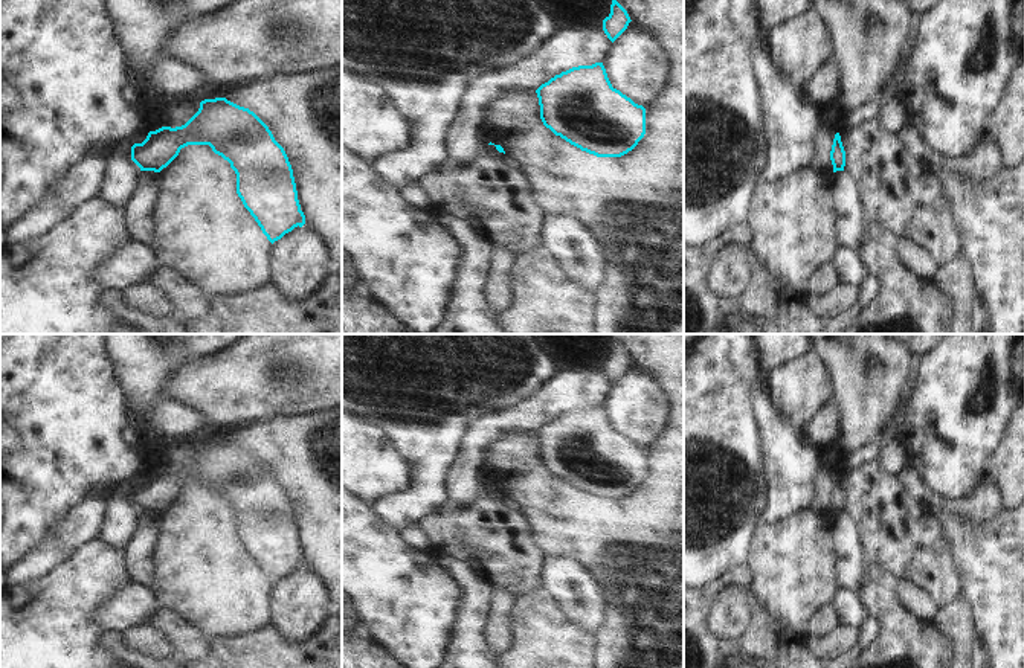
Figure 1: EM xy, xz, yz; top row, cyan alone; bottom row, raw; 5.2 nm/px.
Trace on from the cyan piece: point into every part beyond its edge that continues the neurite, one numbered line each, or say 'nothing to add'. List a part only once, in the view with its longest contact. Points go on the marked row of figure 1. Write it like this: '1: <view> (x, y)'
nothing to add.

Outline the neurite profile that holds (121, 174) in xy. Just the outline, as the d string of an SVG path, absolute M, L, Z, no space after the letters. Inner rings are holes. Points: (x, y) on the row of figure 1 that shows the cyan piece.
M131 145L108 148L101 181L101 198L124 209L140 180L140 168L131 160Z

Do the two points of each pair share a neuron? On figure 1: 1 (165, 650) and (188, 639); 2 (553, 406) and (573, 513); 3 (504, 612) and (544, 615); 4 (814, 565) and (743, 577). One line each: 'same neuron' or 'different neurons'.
1: different neurons
2: different neurons
3: different neurons
4: different neurons

